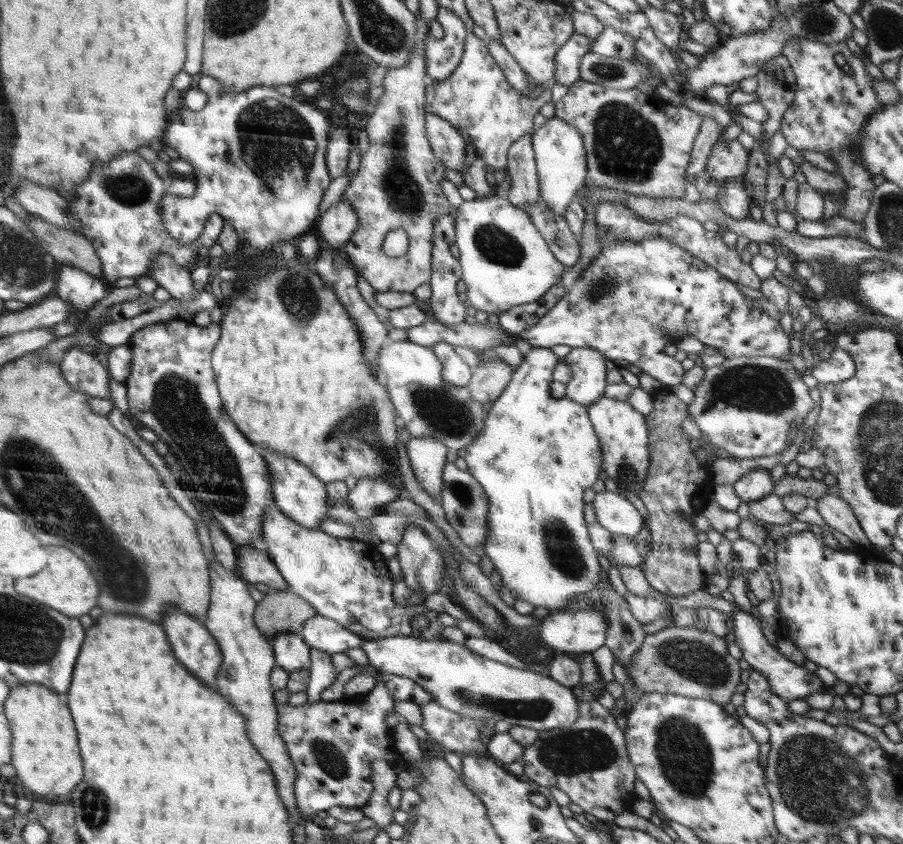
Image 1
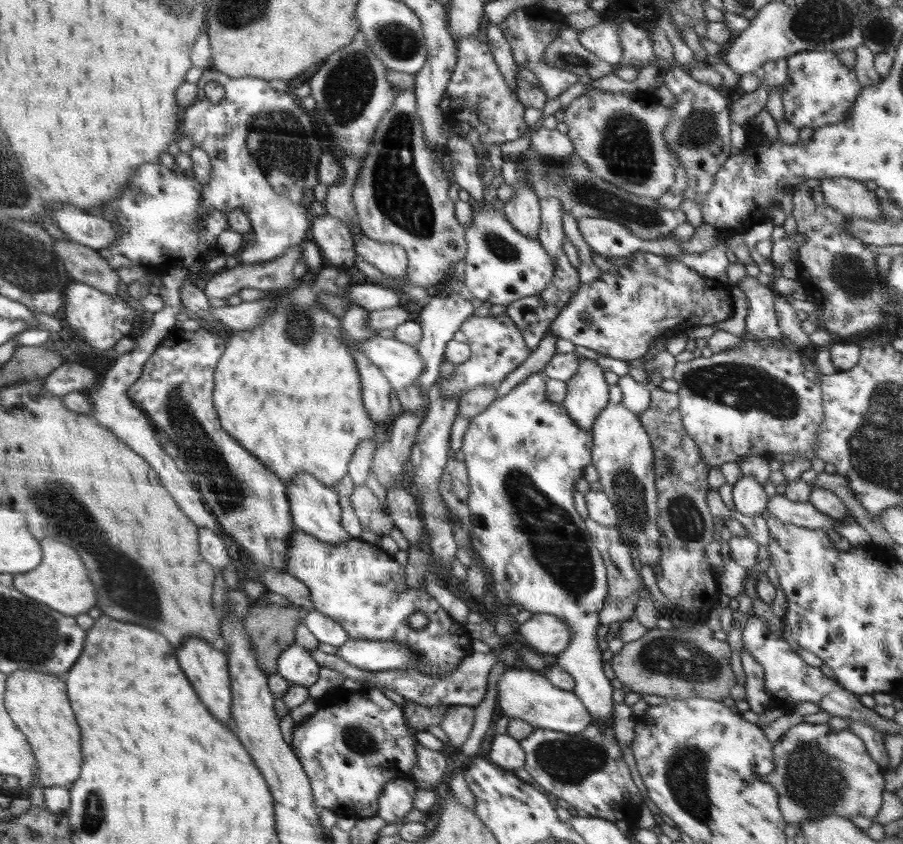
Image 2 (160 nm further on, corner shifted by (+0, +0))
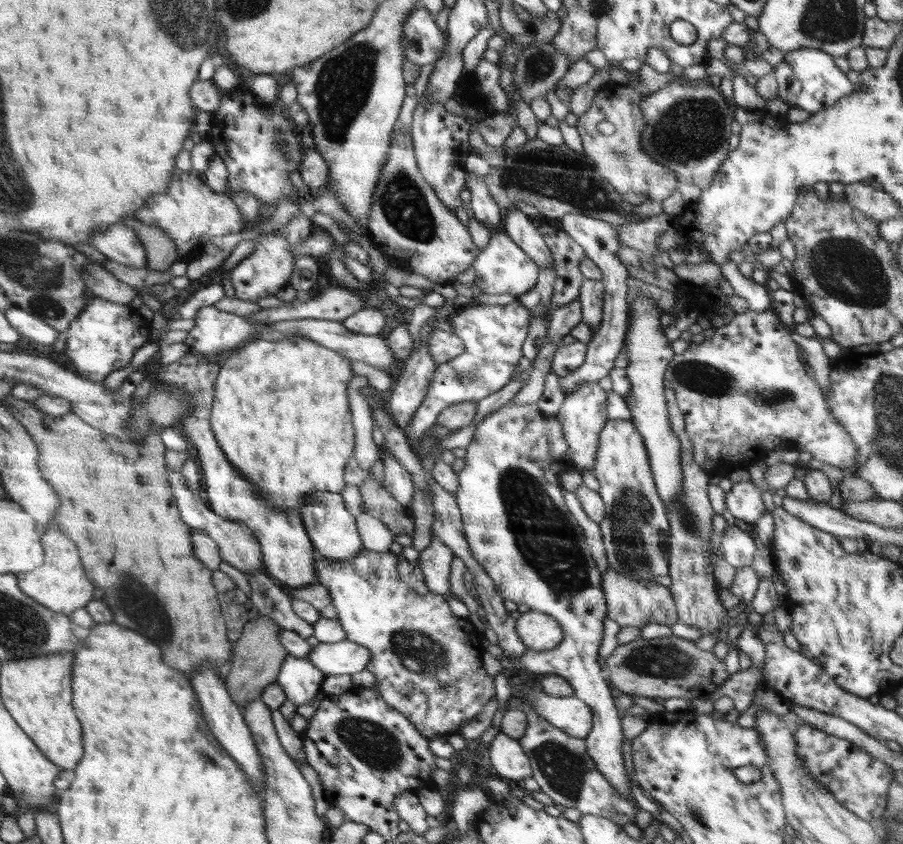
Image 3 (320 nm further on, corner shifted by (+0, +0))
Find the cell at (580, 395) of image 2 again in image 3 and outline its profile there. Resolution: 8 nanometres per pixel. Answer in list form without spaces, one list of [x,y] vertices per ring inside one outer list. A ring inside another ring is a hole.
[[[582,383],[574,393],[566,395],[560,411],[555,415],[562,425],[564,440],[568,443],[568,459],[572,461],[573,468],[579,473],[588,470],[592,473],[594,457],[598,451],[598,438],[602,427],[608,420],[607,414],[607,393],[600,387],[599,383]]]

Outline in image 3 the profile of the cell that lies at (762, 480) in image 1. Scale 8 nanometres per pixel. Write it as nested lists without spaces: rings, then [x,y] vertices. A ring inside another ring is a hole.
[[[750,480],[734,483],[726,491],[727,511],[747,524],[756,524],[766,511],[760,493],[761,490]]]

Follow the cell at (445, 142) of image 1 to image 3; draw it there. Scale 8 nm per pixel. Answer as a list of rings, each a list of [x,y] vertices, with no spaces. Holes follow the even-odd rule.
[[[475,175],[465,177],[465,188],[471,193],[471,203],[468,211],[471,217],[476,218],[486,227],[491,226],[495,230],[503,229],[503,220],[500,217],[500,207],[489,193],[483,179]]]

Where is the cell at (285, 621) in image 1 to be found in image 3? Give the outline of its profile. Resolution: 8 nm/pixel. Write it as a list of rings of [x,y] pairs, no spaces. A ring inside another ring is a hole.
[[[256,614],[243,628],[242,636],[235,644],[232,668],[223,683],[227,685],[231,699],[240,706],[242,713],[245,712],[244,706],[259,698],[268,686],[278,682],[279,672],[289,655],[279,640],[280,631],[276,621]]]

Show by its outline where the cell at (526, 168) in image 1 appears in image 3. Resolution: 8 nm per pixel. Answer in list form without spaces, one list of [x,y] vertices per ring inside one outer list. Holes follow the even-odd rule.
[[[517,208],[509,209],[509,211],[502,228],[512,242],[517,244],[538,265],[539,270],[551,266],[553,254],[529,216]]]

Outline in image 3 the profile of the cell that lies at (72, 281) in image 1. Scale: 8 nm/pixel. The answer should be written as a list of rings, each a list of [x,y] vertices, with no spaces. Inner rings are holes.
[[[93,296],[83,312],[64,332],[65,353],[76,368],[76,373],[88,380],[101,383],[110,372],[127,367],[135,353],[150,342],[152,328],[138,315],[138,309]]]

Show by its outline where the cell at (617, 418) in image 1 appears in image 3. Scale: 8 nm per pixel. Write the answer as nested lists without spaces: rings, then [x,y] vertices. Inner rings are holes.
[[[606,420],[606,425],[600,431],[598,451],[594,457],[592,473],[600,483],[600,493],[605,504],[606,516],[599,524],[603,546],[607,556],[607,563],[622,576],[637,578],[637,580],[654,583],[656,576],[668,576],[668,557],[670,556],[670,526],[667,519],[667,510],[658,496],[648,452],[644,447],[644,440],[636,433],[632,420]]]

